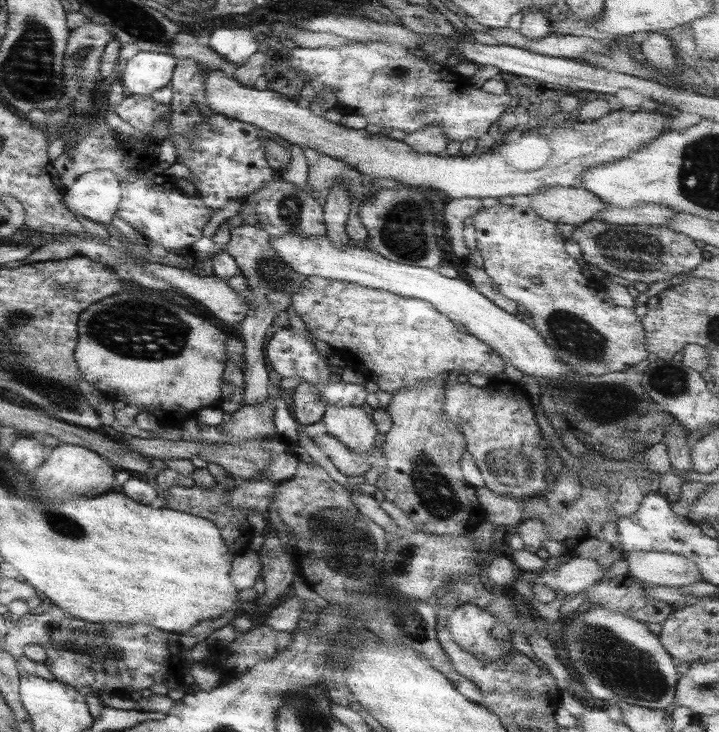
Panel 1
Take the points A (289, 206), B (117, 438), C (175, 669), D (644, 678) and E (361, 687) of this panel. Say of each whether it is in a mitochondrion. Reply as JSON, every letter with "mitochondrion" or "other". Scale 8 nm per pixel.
{"A":"mitochondrion","B":"other","C":"other","D":"mitochondrion","E":"other"}

